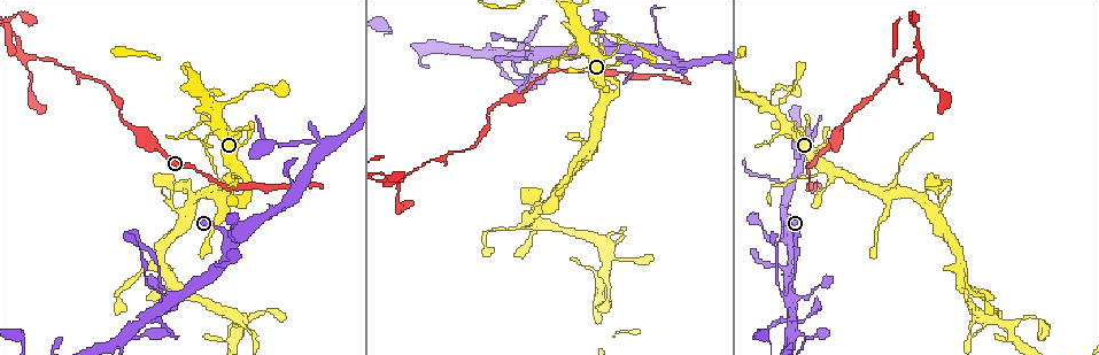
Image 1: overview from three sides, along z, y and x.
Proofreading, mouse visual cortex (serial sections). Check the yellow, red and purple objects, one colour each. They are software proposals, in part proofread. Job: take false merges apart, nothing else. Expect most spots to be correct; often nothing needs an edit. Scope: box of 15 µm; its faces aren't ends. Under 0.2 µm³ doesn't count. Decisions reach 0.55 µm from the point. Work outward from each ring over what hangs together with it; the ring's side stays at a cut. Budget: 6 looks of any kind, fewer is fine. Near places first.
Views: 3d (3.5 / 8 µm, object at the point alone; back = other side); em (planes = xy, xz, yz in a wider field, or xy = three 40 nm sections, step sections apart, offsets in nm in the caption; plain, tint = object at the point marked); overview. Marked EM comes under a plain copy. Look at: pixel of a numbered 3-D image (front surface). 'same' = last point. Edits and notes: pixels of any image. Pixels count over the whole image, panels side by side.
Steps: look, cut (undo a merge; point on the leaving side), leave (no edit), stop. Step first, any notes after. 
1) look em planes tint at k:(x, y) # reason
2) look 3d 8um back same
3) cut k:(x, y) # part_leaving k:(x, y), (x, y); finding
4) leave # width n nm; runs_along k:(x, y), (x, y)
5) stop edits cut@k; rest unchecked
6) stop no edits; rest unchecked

look 3d 8um at 1:(322, 149) # three-way junction

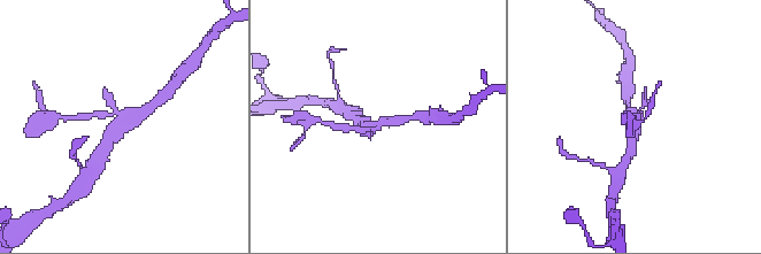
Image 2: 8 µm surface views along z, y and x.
look em planes tint at 2:(117, 125) # need the tissue

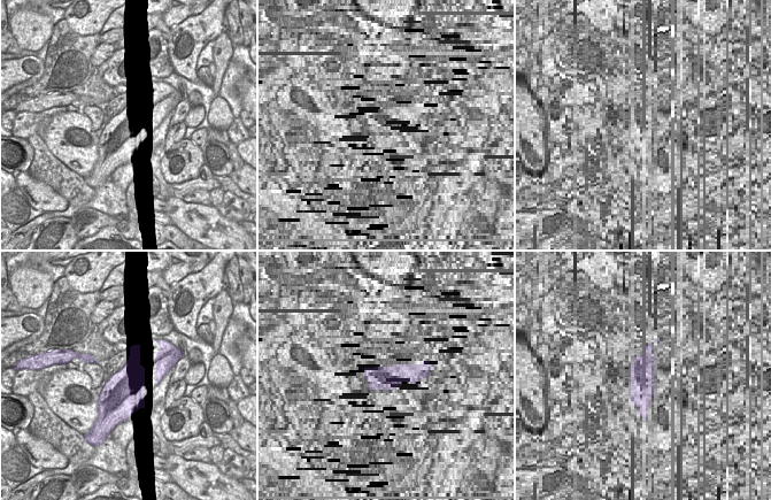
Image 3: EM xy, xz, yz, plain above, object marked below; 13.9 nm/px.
cut 2:(346, 128) # part_leaving 2:(369, 128), (337, 126), (323, 122); a second cell is stuck on

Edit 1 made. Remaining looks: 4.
look overview

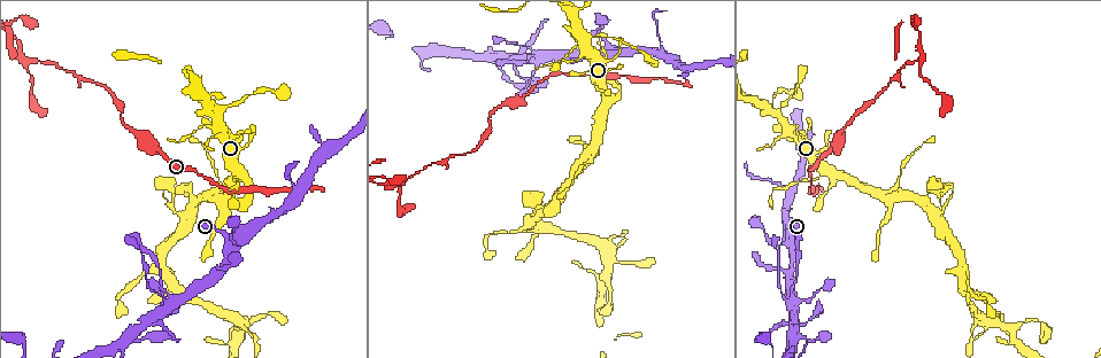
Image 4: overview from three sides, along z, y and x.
look 3d 3.5um at 4:(573, 15)

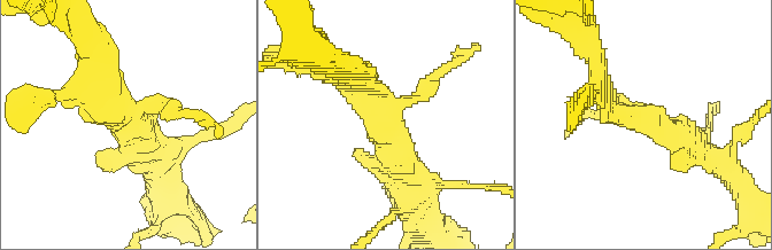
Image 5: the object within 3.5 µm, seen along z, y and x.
look em xy step 3 tint at 5:(123, 119) # arms 3; arm_widths 150, 300, 400 nm

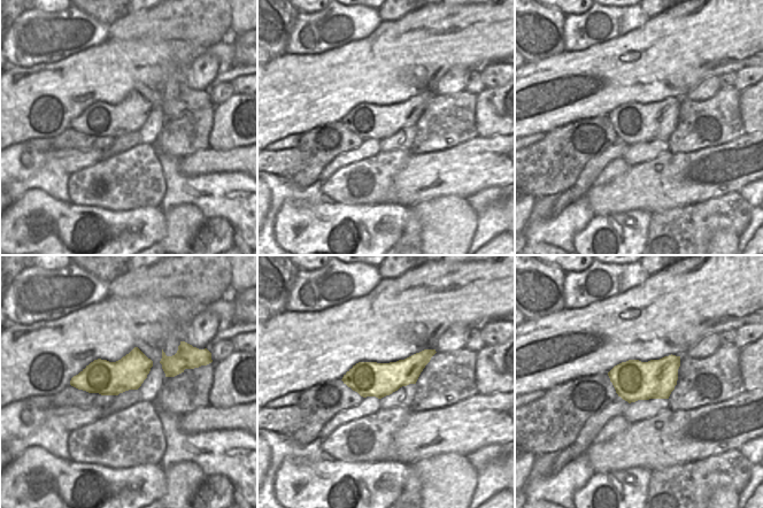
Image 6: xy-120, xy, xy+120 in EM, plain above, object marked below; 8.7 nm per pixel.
leave # width 300 nm; runs_along 5:(701, 153), (612, 114), (597, 79); continuous, no second cell

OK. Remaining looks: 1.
stop edits cut@2; rest unchecked

